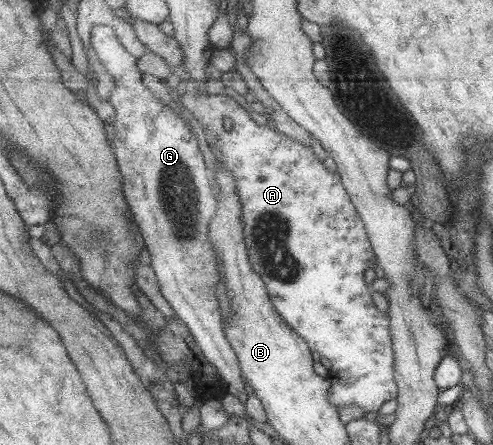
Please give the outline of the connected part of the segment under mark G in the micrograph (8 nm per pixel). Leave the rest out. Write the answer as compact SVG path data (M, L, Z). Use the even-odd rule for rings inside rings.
M93 25L90 30L90 45L100 60L101 66L107 71L107 76L111 76L115 84L114 90L107 98L115 114L112 122L115 137L111 146L121 175L125 202L133 216L133 223L137 225L135 230L139 239L149 255L147 265L155 273L161 296L174 310L176 317L186 324L204 359L217 369L220 379L226 384L227 392L244 404L247 392L243 389L244 382L241 379L240 366L225 338L222 316L214 294L218 283L218 272L214 254L209 248L207 227L215 213L216 198L209 188L209 174L203 165L201 152L197 148L197 139L173 109L163 105L149 89L143 86L136 58L125 51L125 47L119 43L111 27Z

